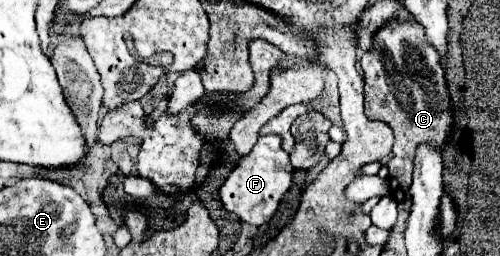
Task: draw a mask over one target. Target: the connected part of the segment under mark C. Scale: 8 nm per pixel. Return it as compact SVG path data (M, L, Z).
M395 18L377 30L375 46L361 56L361 68L365 72L365 116L387 122L395 134L395 156L387 164L391 194L399 208L409 210L409 186L417 144L433 142L441 148L453 124L441 62L437 60L437 52L429 48L417 22L401 22Z

